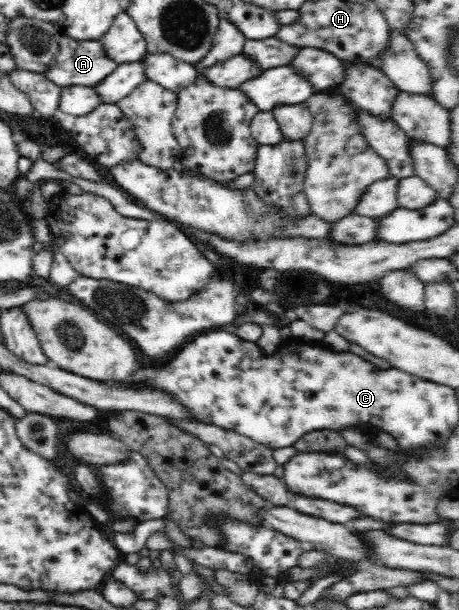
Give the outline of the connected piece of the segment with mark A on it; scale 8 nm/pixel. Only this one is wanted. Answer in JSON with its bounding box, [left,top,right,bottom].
[44,38,118,88]

